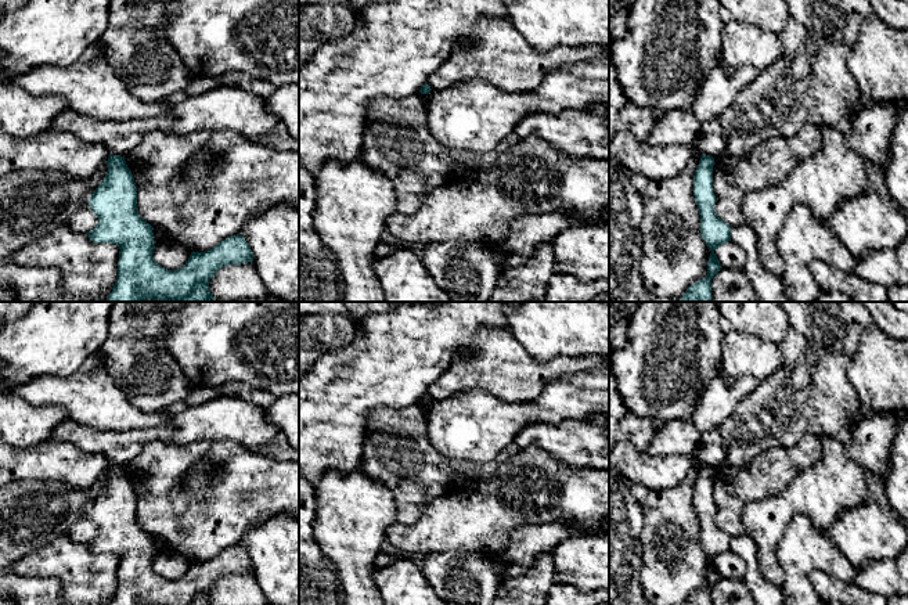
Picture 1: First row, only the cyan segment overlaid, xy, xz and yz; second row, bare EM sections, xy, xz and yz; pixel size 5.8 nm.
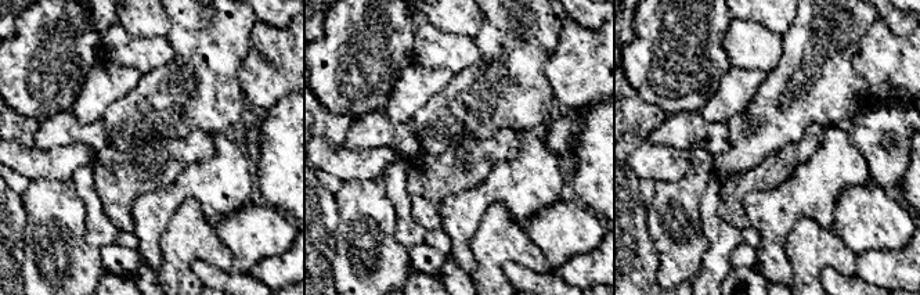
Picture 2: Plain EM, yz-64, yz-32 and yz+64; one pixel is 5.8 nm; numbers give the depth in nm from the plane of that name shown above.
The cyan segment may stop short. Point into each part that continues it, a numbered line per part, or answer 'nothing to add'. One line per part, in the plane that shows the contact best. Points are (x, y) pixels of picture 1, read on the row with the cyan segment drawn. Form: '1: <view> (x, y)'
nothing to add

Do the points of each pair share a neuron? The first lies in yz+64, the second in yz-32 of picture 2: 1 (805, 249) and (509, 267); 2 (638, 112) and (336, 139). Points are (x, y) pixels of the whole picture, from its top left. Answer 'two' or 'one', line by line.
1: two
2: one

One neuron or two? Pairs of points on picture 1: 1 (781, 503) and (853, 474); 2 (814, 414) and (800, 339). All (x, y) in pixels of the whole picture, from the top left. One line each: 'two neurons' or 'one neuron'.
1: one neuron
2: one neuron

